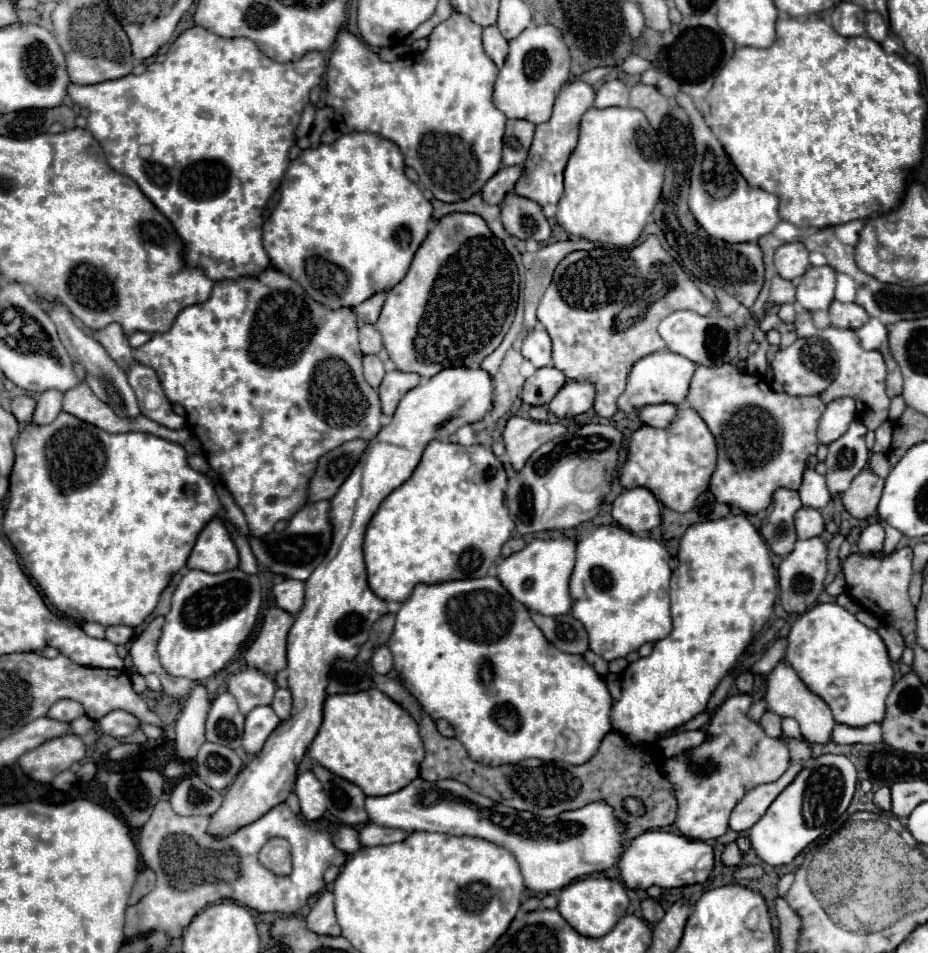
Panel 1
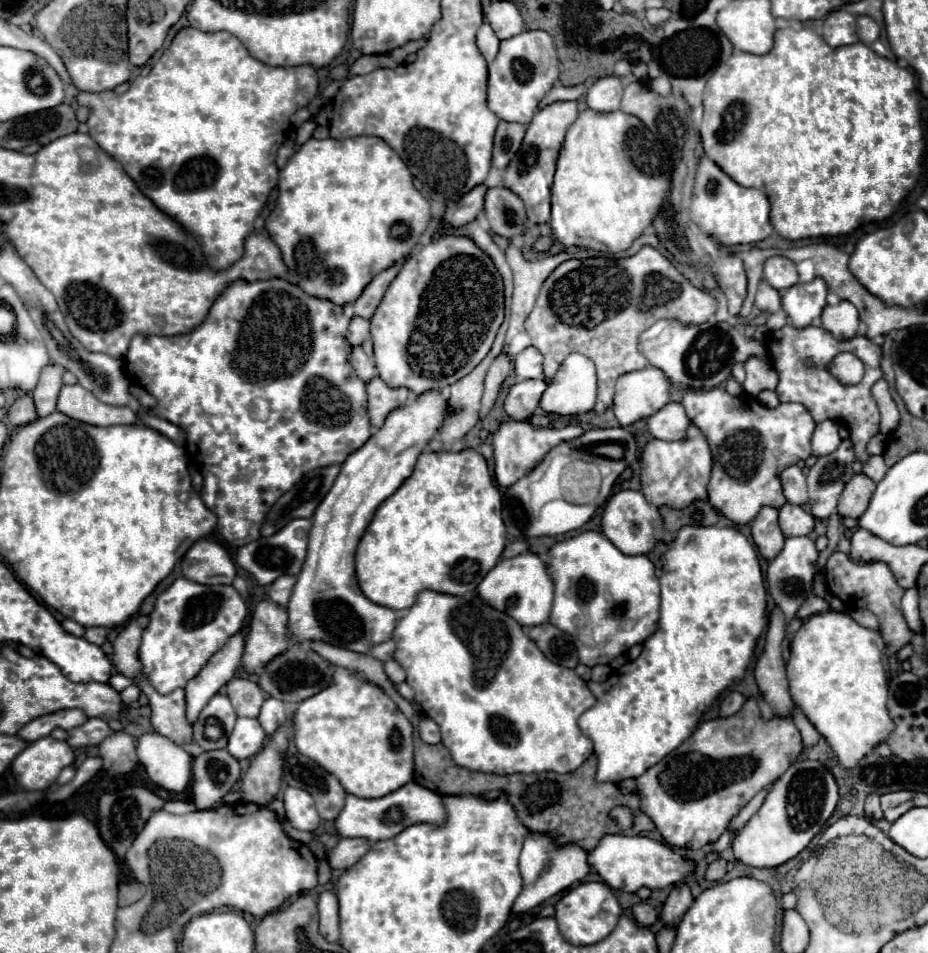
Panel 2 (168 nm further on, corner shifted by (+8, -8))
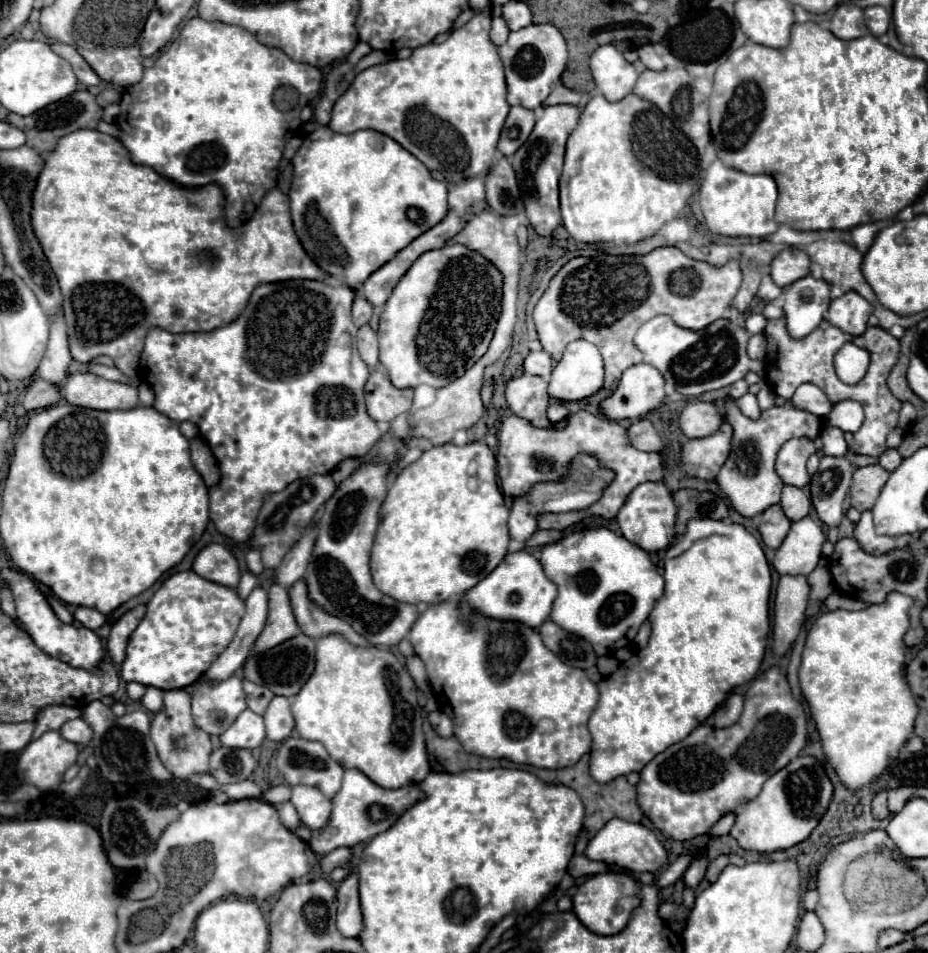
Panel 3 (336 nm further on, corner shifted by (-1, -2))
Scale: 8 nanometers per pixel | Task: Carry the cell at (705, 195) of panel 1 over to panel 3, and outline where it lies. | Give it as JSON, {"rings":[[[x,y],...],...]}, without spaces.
{"rings":[[[715,159],[703,177],[699,205],[709,231],[725,237],[767,237],[779,229],[775,221],[777,185],[769,175],[749,175]]]}

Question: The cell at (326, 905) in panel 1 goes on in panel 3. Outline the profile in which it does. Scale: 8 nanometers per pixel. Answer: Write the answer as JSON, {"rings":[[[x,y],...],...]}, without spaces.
{"rings":[[[351,873],[337,889],[337,929],[343,937],[359,937],[363,929],[357,875]]]}

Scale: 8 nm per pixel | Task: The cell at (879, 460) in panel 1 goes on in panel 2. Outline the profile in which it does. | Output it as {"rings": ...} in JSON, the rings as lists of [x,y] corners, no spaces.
{"rings":[[[882,455],[870,457],[870,459],[864,463],[864,473],[866,473],[872,481],[876,481],[876,483],[886,475],[886,471],[888,471],[888,467],[886,467]]]}

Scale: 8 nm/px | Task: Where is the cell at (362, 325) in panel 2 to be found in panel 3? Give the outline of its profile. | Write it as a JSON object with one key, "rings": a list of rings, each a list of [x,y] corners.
{"rings":[[[357,297],[353,301],[353,323],[357,327],[363,327],[371,321],[371,315],[373,315],[373,307],[369,305],[369,301],[365,301],[363,297]]]}

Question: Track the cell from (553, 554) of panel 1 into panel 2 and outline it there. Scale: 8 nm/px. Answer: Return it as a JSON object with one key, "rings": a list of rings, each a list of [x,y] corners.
{"rings":[[[522,553],[512,559],[500,559],[476,587],[476,595],[480,595],[480,599],[484,599],[484,603],[488,603],[490,607],[496,607],[498,611],[504,611],[506,615],[516,619],[522,627],[534,627],[544,623],[550,615],[554,583],[538,555]]]}

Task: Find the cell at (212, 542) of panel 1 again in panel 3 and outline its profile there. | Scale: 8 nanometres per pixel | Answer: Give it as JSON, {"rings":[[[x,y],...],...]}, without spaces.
{"rings":[[[211,543],[199,551],[199,555],[193,561],[193,571],[205,577],[207,581],[217,581],[219,585],[229,587],[237,587],[241,577],[237,559],[227,547],[219,543]]]}

